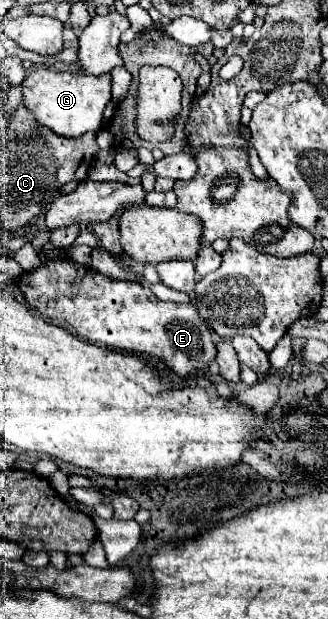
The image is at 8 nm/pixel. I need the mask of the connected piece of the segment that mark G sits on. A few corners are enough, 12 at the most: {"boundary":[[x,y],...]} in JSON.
{"boundary":[[30,71],[22,105],[60,137],[100,131],[110,75]]}

